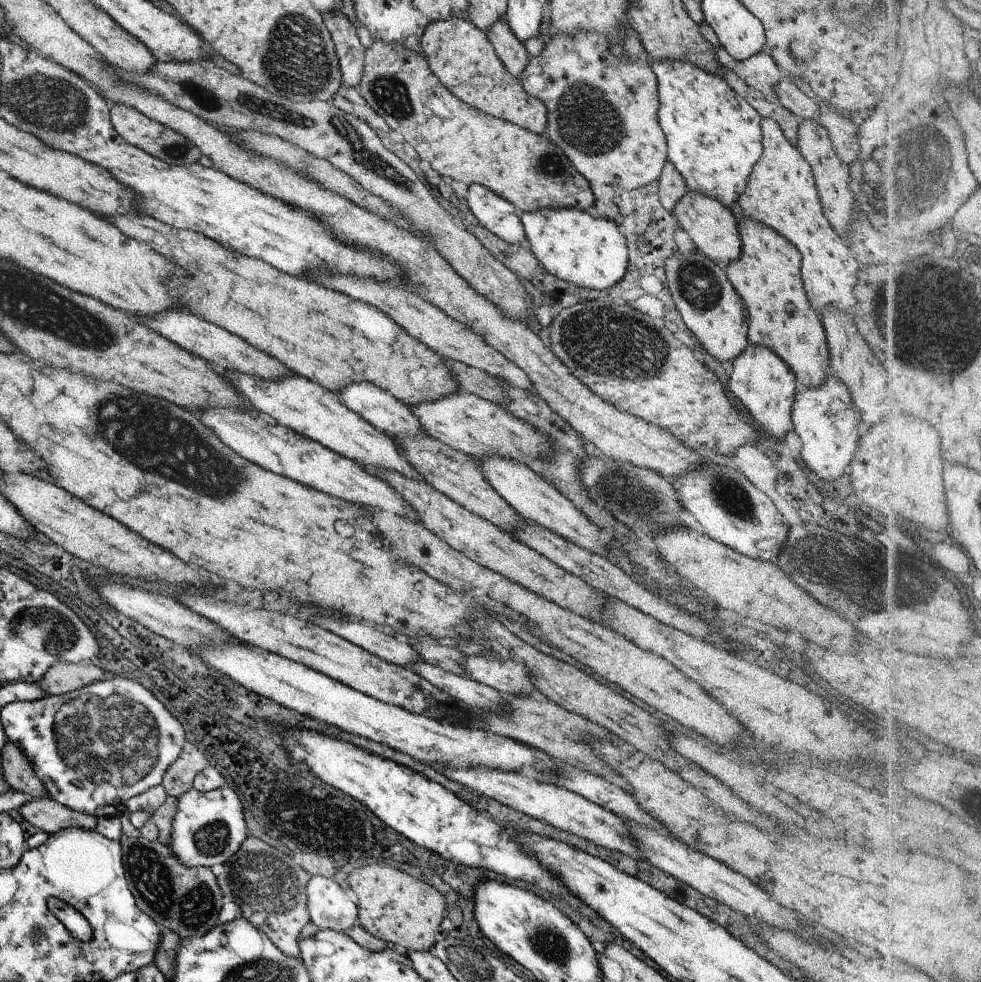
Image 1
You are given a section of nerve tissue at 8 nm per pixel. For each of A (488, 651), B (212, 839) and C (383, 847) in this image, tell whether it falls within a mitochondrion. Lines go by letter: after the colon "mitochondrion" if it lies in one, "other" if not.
A: other
B: mitochondrion
C: other

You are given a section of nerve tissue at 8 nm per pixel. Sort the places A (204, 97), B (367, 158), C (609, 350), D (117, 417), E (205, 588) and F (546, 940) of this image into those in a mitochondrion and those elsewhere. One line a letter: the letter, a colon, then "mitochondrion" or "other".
A: mitochondrion
B: mitochondrion
C: mitochondrion
D: mitochondrion
E: other
F: mitochondrion

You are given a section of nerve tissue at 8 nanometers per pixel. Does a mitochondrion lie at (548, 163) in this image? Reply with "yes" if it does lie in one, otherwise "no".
yes

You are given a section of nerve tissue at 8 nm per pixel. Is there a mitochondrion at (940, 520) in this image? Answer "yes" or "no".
no

